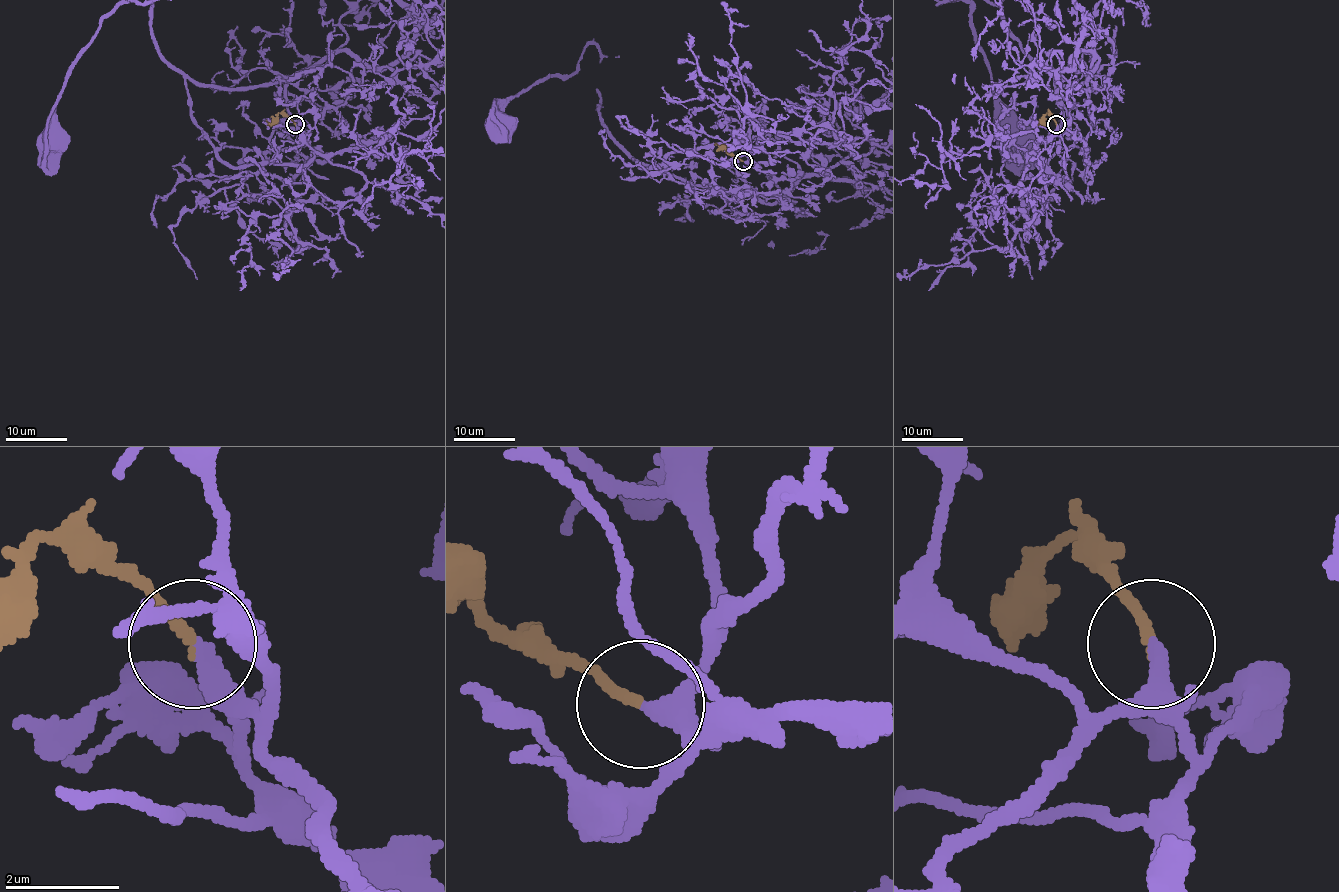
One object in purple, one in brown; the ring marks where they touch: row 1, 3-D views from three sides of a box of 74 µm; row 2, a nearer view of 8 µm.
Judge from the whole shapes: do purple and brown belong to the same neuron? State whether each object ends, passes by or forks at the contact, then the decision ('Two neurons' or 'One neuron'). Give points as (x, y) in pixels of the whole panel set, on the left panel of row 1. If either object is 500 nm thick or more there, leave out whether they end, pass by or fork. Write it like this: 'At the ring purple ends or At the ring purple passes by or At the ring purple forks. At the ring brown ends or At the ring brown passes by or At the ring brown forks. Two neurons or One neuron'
At the ring purple ends. At the ring brown ends. One neuron

